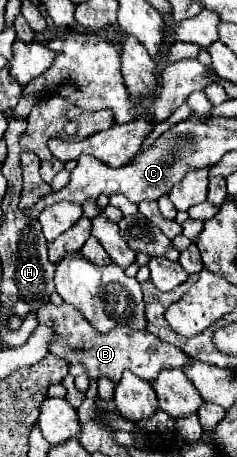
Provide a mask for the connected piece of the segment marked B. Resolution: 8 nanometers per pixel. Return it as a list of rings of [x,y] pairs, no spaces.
[[[70,304],[42,306],[38,310],[38,322],[54,328],[54,332],[58,334],[58,340],[52,342],[50,346],[50,354],[66,360],[68,364],[82,362],[88,368],[90,378],[94,380],[98,380],[100,376],[108,376],[112,382],[118,382],[122,372],[130,370],[142,380],[150,382],[156,378],[156,374],[162,368],[182,368],[184,364],[190,362],[190,358],[180,348],[158,340],[148,330],[132,330],[128,326],[118,326],[116,330],[110,330],[108,334],[100,334],[94,326],[84,322],[82,314]]]

